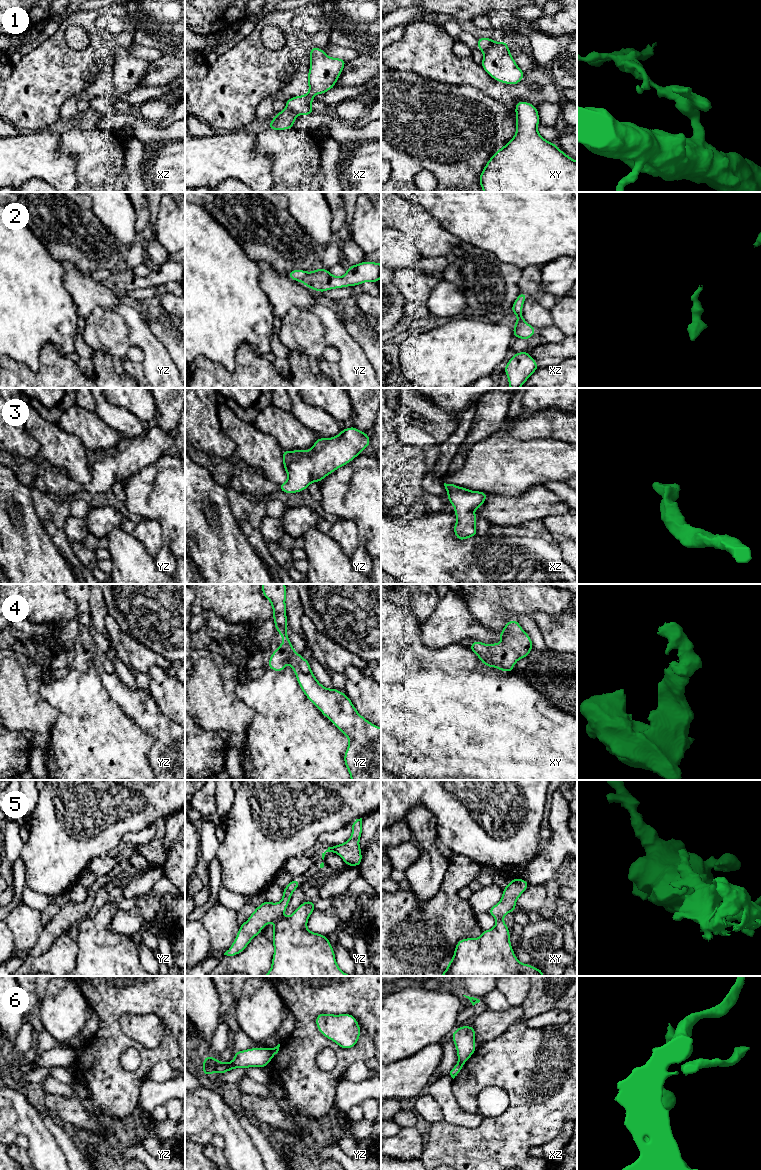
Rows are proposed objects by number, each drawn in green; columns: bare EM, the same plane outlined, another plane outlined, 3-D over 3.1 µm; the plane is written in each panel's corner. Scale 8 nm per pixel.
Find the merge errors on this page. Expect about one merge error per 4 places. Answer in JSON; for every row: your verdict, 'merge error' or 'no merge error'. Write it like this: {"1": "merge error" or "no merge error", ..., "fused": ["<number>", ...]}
{"1": "merge error", "2": "no merge error", "3": "no merge error", "4": "no merge error", "5": "merge error", "6": "merge error", "fused": ["1", "5", "6"]}

